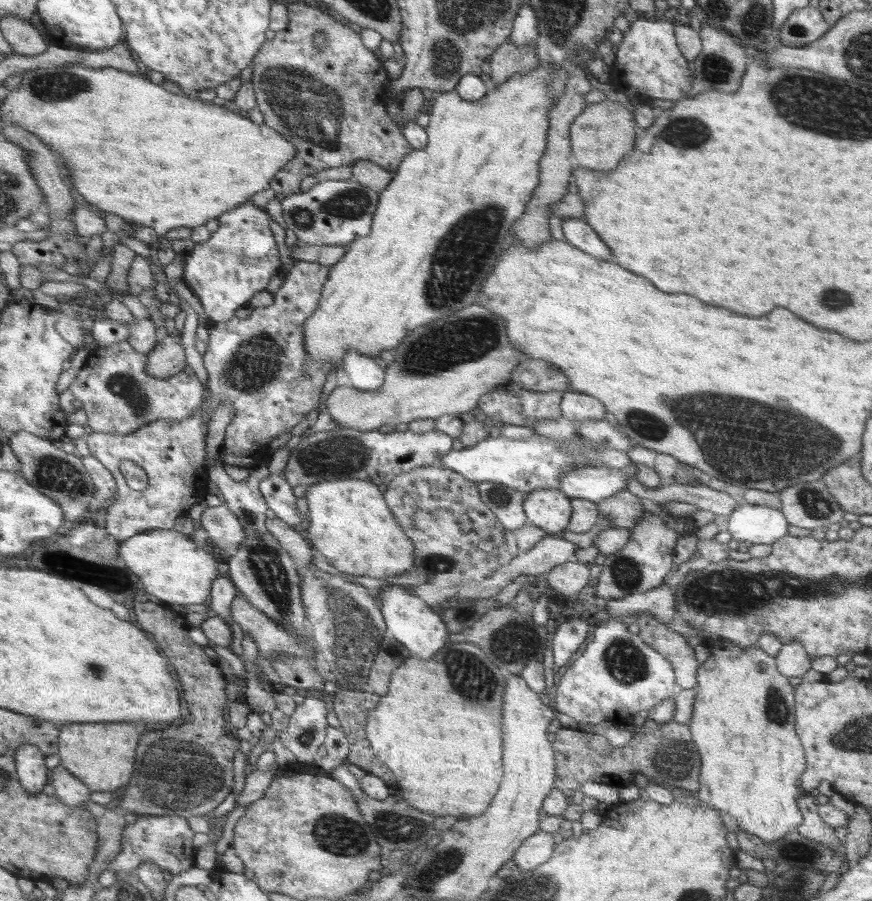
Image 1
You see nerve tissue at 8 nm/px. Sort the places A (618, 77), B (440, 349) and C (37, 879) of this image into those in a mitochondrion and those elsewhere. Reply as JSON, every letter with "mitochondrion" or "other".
{"A":"other","B":"mitochondrion","C":"other"}

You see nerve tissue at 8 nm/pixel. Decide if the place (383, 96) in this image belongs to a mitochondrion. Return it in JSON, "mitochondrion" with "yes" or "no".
{"mitochondrion":"no"}

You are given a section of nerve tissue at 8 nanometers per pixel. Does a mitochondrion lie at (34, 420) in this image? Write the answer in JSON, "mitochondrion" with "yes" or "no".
{"mitochondrion":"no"}

